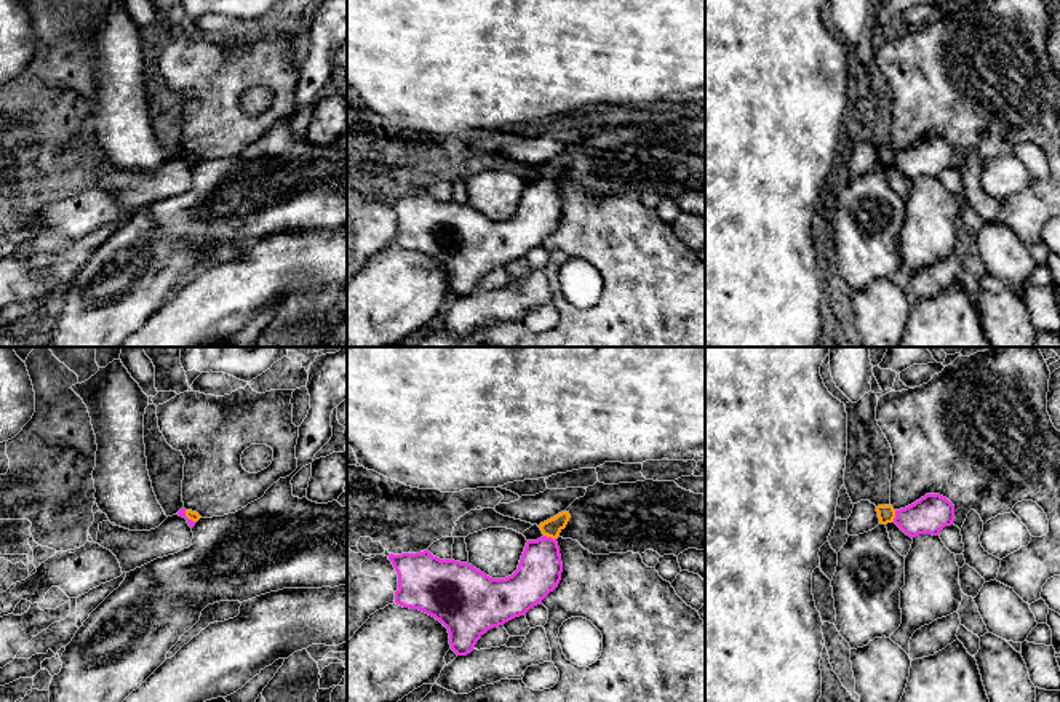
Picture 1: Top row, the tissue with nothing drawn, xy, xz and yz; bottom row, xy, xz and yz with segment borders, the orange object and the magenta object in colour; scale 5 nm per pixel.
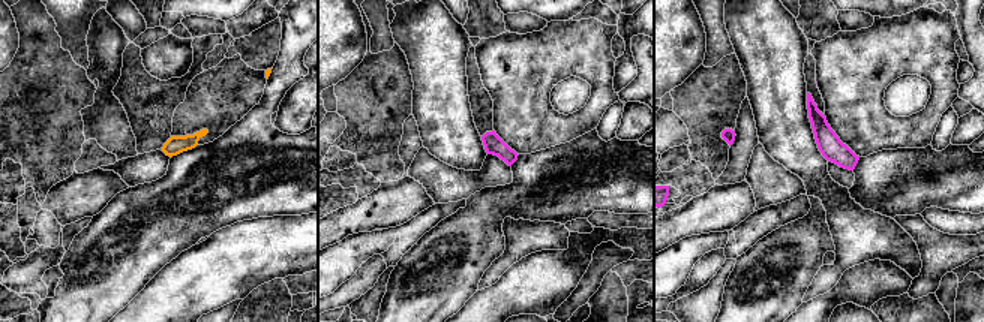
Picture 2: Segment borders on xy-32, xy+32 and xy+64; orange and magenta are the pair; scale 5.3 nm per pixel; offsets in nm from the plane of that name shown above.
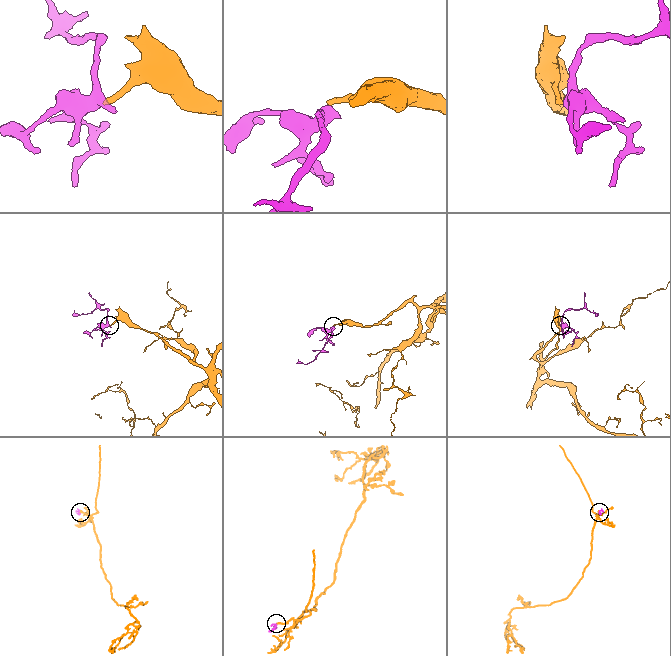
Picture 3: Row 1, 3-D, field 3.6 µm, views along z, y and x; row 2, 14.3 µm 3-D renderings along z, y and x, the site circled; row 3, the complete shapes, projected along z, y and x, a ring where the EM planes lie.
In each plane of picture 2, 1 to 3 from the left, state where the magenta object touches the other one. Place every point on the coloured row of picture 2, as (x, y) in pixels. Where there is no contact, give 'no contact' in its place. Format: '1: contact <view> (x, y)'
1: no contact
2: no contact
3: no contact

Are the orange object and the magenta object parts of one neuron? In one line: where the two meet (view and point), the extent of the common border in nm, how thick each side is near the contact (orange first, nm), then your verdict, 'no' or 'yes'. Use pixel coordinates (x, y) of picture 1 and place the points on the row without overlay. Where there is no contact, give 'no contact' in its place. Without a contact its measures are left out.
contact xz (550, 178); length 70 nm; calibres 90 and 220 nm; no

